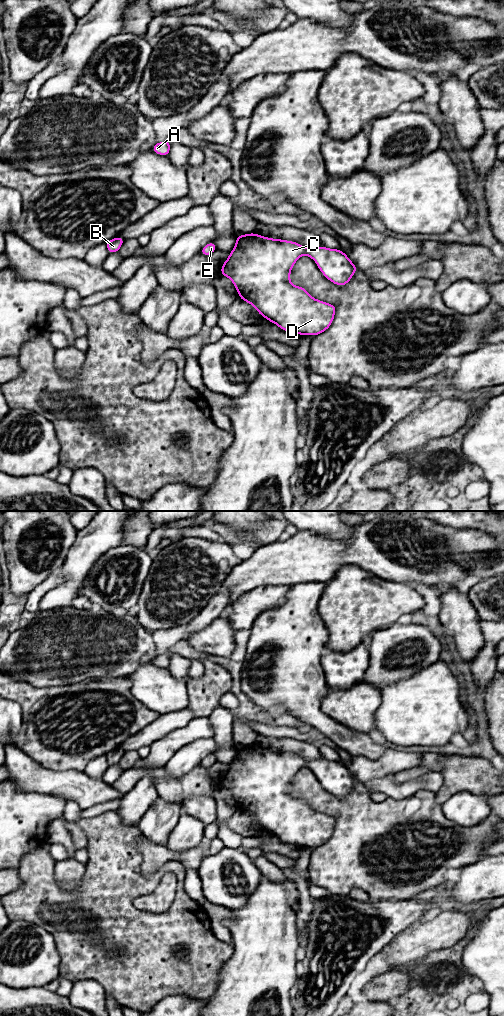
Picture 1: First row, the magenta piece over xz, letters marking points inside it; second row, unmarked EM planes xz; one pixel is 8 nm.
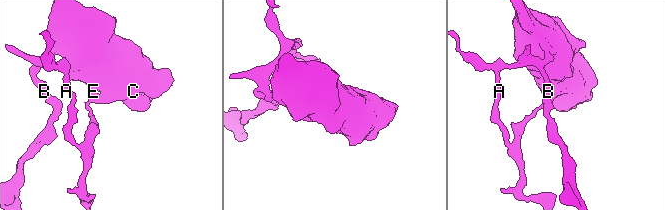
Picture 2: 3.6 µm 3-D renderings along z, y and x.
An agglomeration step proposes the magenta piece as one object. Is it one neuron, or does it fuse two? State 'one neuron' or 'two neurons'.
two neurons

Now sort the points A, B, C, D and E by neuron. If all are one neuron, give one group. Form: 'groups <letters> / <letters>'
groups A B E / C D

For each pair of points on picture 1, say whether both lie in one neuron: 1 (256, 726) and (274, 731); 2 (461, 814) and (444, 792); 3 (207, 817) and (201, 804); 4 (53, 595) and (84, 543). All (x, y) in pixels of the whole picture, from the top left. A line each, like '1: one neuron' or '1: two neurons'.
1: one neuron
2: two neurons
3: one neuron
4: one neuron

